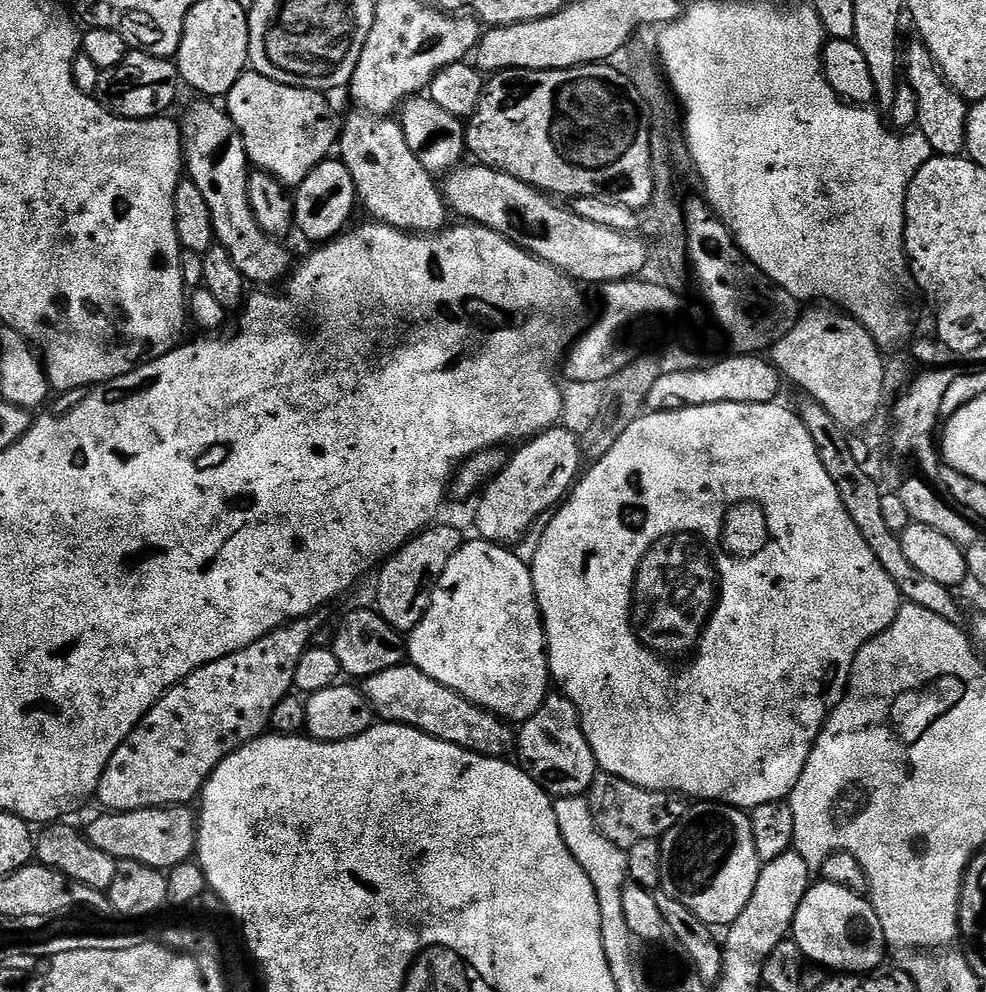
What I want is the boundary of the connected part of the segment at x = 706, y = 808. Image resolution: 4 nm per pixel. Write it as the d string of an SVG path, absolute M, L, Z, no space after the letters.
M696 802L693 808L683 813L670 831L659 837L662 850L662 878L660 888L670 898L678 898L682 906L686 906L702 922L713 926L733 924L746 910L746 902L750 902L750 894L754 894L754 886L758 886L758 874L762 861L754 846L752 821L747 811L733 808L731 804L715 802Z

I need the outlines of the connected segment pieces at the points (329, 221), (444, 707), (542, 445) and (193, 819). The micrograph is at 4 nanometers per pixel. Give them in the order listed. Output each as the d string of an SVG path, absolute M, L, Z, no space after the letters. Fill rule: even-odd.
M329 158L314 170L294 192L294 228L301 232L308 240L315 242L327 242L336 239L349 227L348 219L352 216L356 204L358 208L358 197L356 187L352 181L350 170L339 158ZM296 192L296 196L295 196Z
M410 662L363 677L362 691L370 702L373 713L381 721L417 728L436 736L442 742L469 748L484 756L501 758L507 757L516 743L516 732L511 723L477 704L471 704L469 700L462 698L462 694L442 686L442 682L434 682L434 678L422 674L422 670L418 670Z
M563 426L547 428L535 436L523 441L516 453L511 453L507 464L486 484L479 493L480 501L476 504L476 532L475 535L492 544L505 546L515 545L515 540L539 518L540 515L551 513L567 497L571 487L581 475L582 453L579 442L574 434Z
M157 806L135 808L132 812L105 811L88 824L88 841L98 850L116 857L117 861L137 860L161 870L170 870L175 864L185 863L196 851L197 817L188 806Z

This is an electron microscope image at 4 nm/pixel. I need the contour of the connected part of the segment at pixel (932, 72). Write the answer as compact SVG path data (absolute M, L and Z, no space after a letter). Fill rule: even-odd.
M915 42L902 52L902 76L914 90L918 102L918 131L930 142L937 156L959 156L965 151L964 134L968 125L969 101L952 89L930 50L923 42Z

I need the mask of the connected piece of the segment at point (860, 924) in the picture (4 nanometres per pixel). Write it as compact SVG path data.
M821 879L820 884L813 883L807 894L802 898L798 910L794 914L791 939L800 947L801 954L813 965L819 965L825 970L841 968L844 974L868 974L871 968L876 968L886 960L886 945L882 922L878 922L878 914L872 908L871 899L861 893L846 890L846 886L838 886L834 882Z

